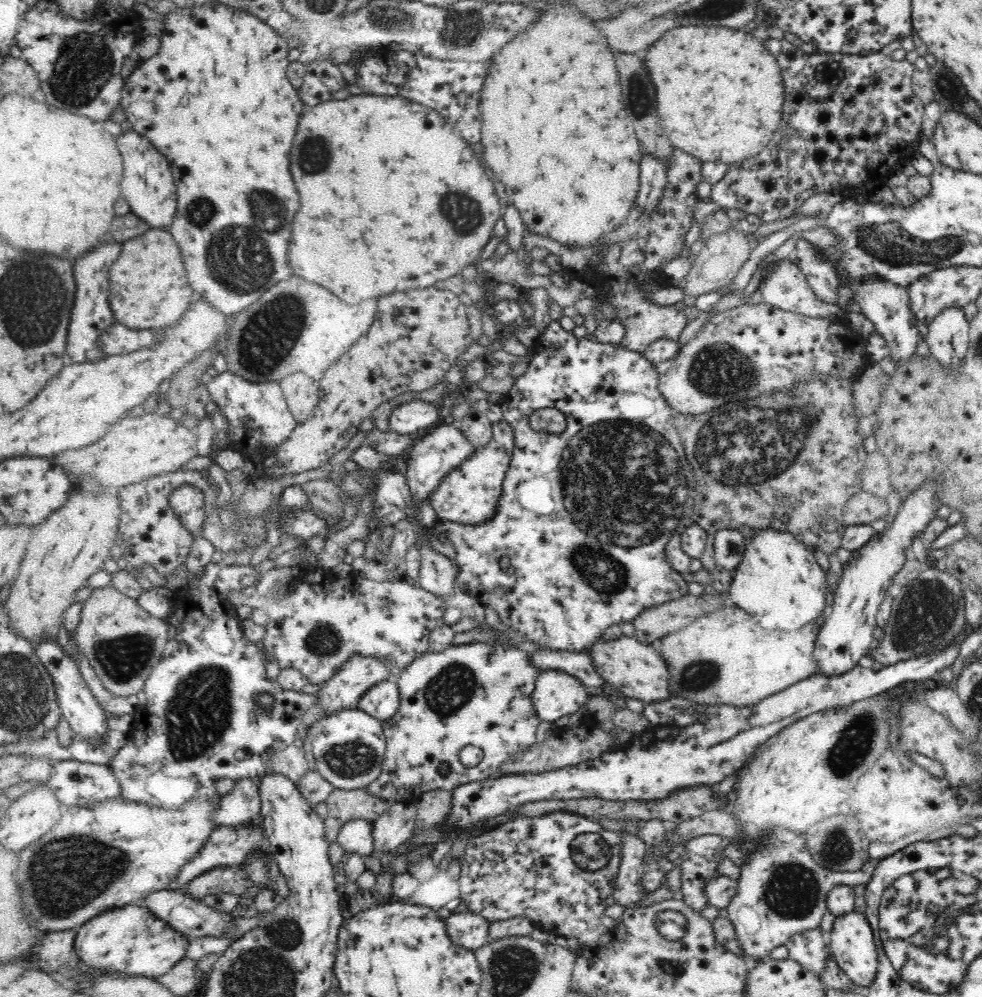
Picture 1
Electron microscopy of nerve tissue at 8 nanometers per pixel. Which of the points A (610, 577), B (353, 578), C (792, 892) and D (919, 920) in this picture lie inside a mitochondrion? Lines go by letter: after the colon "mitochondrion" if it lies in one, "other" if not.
A: mitochondrion
B: other
C: mitochondrion
D: mitochondrion

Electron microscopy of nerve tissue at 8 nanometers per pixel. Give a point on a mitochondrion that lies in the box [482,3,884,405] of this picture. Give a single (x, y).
(638, 89)

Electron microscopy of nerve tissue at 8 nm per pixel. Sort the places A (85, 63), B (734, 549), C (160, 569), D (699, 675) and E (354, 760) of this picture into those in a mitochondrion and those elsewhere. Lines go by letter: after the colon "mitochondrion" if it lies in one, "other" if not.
A: mitochondrion
B: other
C: other
D: mitochondrion
E: mitochondrion

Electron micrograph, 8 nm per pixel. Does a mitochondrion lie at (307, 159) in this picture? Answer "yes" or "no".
yes

